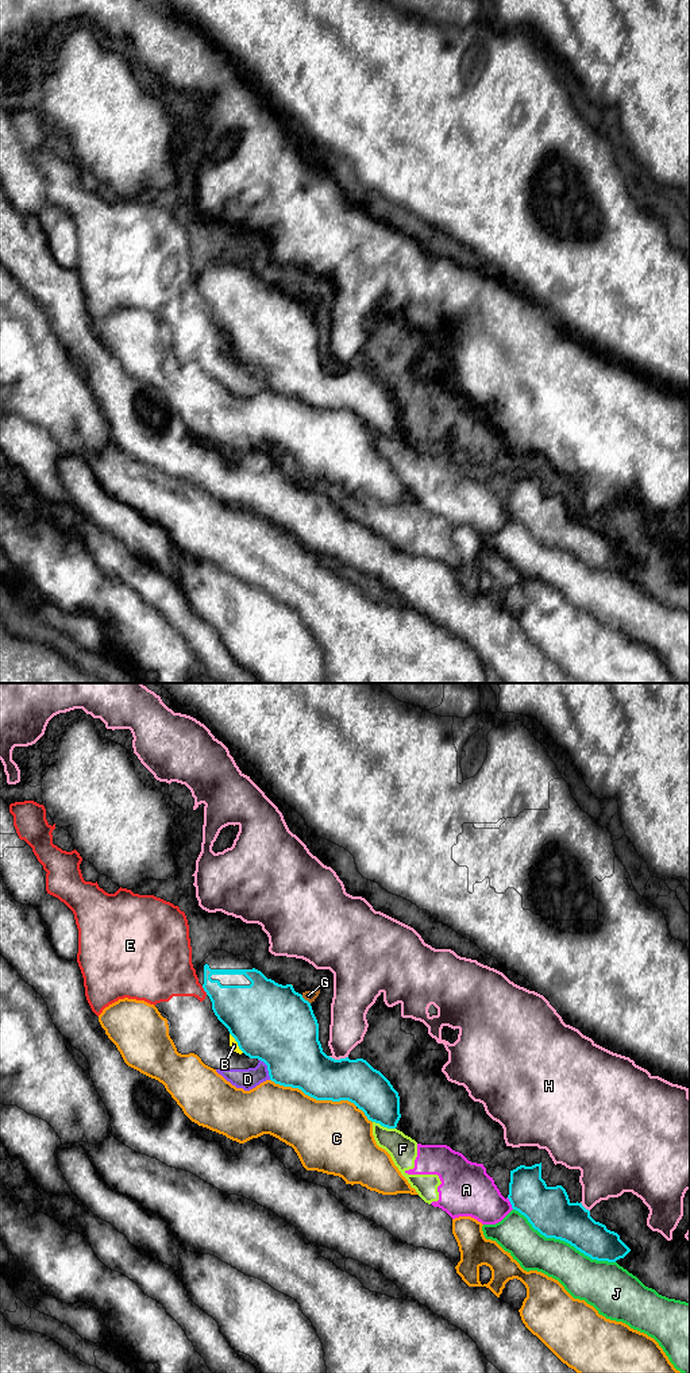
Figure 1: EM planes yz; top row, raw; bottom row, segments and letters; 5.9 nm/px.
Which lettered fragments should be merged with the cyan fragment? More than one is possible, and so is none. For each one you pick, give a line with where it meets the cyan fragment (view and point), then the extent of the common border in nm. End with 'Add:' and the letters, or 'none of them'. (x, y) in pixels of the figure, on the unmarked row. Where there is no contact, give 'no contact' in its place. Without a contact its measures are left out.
Add: none of them

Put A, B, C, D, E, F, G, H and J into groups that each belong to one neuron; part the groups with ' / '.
A D F / B / C / E / G / H / J

